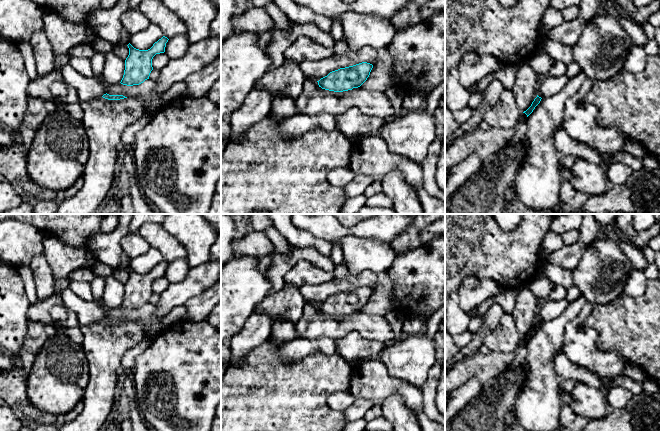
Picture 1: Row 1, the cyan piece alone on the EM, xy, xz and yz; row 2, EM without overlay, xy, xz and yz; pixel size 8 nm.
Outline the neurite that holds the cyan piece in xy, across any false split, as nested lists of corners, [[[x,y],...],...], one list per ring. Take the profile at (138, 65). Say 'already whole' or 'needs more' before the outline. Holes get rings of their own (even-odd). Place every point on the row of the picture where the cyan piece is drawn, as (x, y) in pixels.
already whole | [[[163,36],[148,50],[139,50],[134,48],[130,43],[129,55],[125,60],[124,75],[121,84],[127,86],[139,85],[149,79],[153,70],[152,59],[156,54],[164,53],[168,38]]]

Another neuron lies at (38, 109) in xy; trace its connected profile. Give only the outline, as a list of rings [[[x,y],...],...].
[[[28,97],[25,119],[21,124],[21,143],[30,150],[34,136],[46,117],[58,109],[58,104],[36,97]]]

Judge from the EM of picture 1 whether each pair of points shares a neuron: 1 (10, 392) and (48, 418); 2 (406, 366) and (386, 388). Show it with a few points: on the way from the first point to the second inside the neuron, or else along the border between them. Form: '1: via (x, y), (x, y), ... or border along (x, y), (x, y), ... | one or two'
1: via (19, 401), (32, 414), (39, 417) | one
2: border along (380, 360), (390, 375), (403, 379), (417, 387) | two

